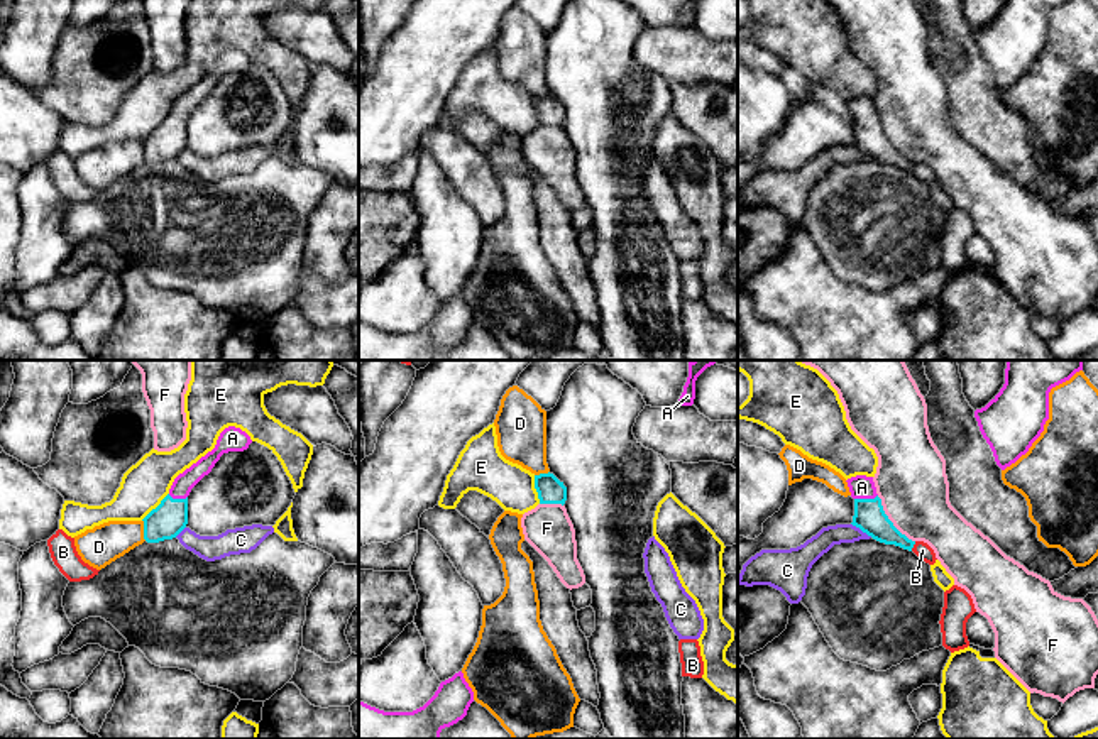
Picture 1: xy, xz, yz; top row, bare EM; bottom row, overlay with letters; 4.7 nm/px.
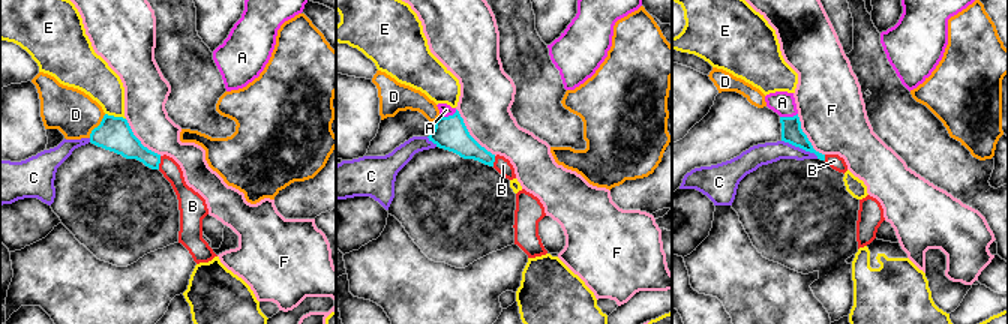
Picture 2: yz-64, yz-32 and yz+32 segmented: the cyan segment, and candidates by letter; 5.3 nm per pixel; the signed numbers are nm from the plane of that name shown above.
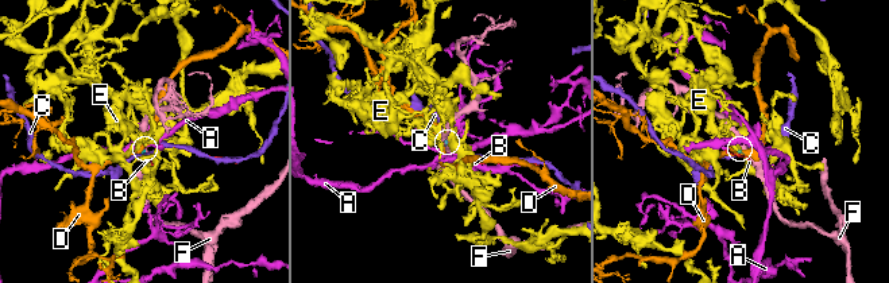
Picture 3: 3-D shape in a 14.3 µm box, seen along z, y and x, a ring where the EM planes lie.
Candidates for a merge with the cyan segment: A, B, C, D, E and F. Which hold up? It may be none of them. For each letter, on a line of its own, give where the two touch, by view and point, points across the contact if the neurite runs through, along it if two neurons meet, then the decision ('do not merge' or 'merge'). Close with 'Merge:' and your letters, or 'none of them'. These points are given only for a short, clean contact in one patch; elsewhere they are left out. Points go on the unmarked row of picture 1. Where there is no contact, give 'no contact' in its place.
A: meets cyan in yz at (865, 120); runs through yz (870, 139), (865, 120), (861, 109); merge
B: meets cyan in yz at (912, 168); border along yz (916, 163), (911, 171); do not merge
C: meets cyan in yz at (861, 151); border along yz (851, 144), (872, 158); do not merge
D: meets cyan in xy at (144, 151); border along xy (142, 141), (142, 158), (146, 161); do not merge
E: meets cyan in xy at (156, 129); border along xy (168, 114), (141, 141); do not merge
F: meets cyan in yz at (890, 142); border along yz (877, 117), (887, 139), (914, 163); do not merge
Merge: A

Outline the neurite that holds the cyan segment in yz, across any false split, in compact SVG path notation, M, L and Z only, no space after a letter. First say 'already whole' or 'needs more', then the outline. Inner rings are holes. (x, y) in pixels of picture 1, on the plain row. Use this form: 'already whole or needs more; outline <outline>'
needs more; outline M856 96L846 101L854 120L853 147L873 161L912 172L915 162L902 156L883 132L873 98Z

